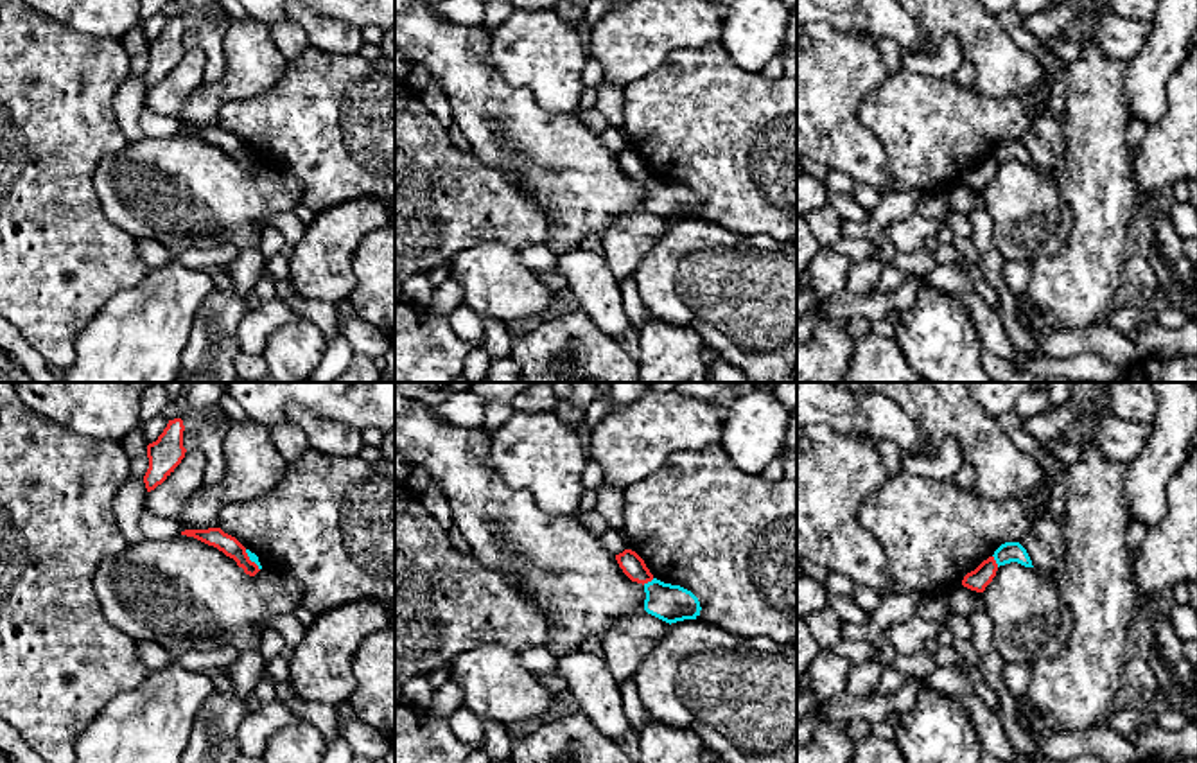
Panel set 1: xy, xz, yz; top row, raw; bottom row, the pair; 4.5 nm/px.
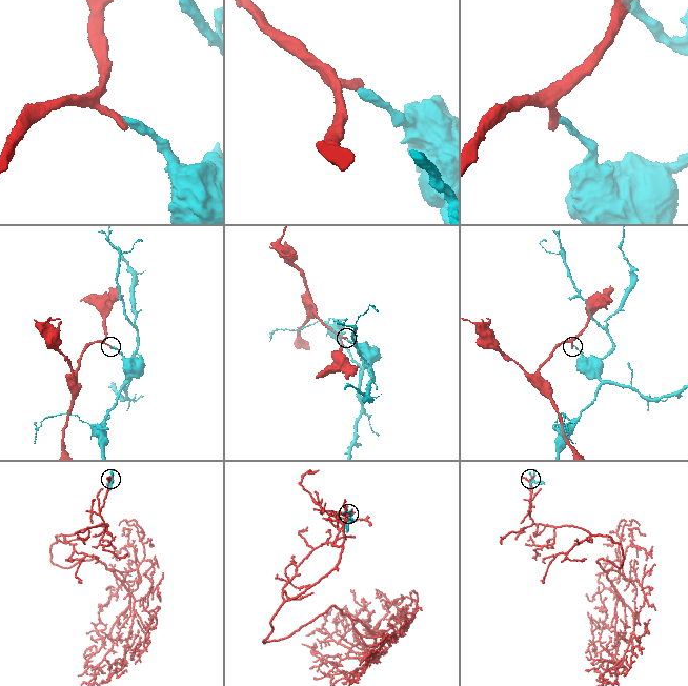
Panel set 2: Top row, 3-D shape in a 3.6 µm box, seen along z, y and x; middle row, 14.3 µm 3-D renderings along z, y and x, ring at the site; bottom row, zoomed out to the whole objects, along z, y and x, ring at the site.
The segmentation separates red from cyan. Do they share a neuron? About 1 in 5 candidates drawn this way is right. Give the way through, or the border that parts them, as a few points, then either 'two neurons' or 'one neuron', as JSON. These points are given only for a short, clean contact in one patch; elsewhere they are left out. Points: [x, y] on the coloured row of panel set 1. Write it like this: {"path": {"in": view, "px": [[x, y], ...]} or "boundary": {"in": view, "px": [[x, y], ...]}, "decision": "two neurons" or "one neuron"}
{"boundary": {"in": "yz", "px": [[993, 555], [998, 566]]}, "decision": "two neurons"}

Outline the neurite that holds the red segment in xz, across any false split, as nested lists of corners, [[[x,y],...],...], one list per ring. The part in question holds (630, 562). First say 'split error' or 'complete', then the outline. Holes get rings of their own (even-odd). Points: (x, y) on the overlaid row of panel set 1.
complete | [[[625,549],[623,553],[616,555],[616,560],[623,573],[637,583],[648,583],[653,580],[653,574],[646,567],[644,560],[632,549]]]

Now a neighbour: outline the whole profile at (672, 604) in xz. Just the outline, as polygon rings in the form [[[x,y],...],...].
[[[657,578],[644,583],[644,610],[666,623],[677,623],[684,619],[696,619],[700,616],[700,601],[698,598],[680,587],[664,583]]]

